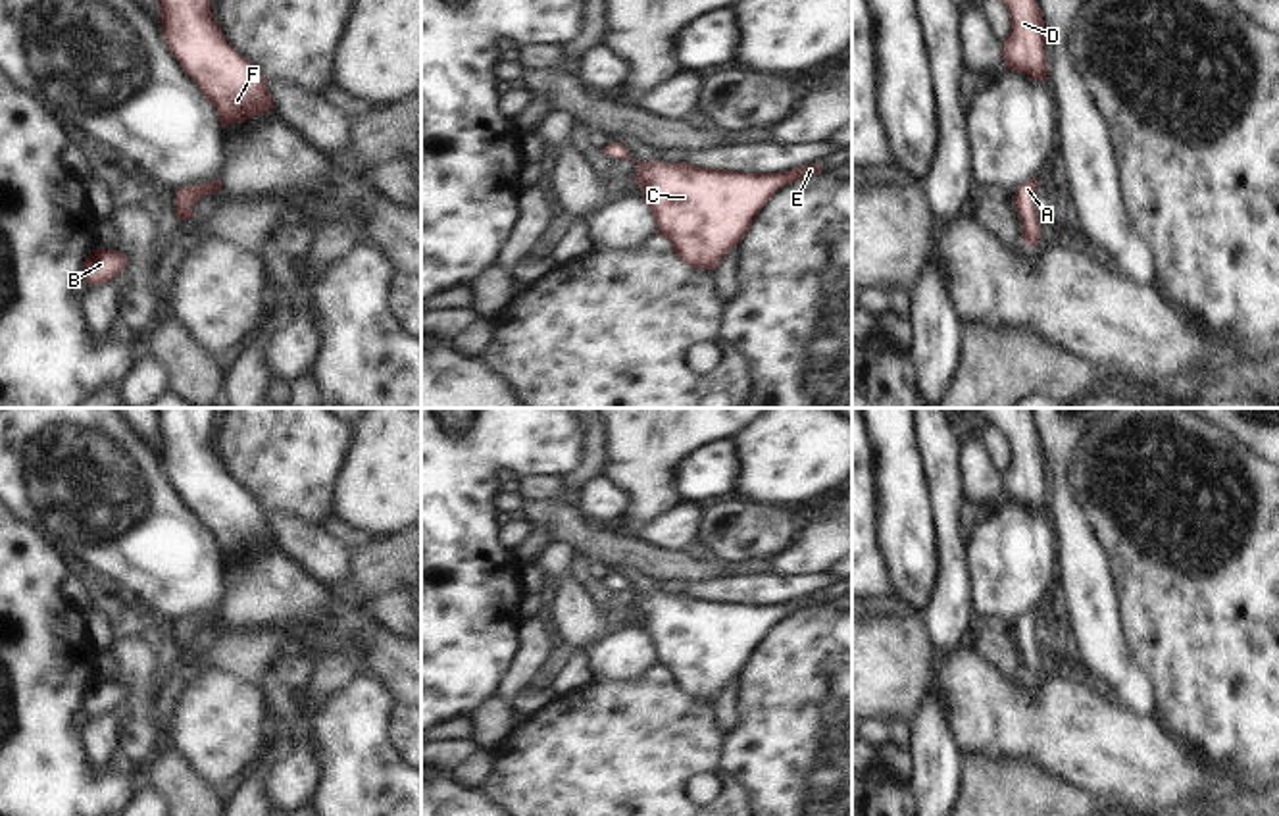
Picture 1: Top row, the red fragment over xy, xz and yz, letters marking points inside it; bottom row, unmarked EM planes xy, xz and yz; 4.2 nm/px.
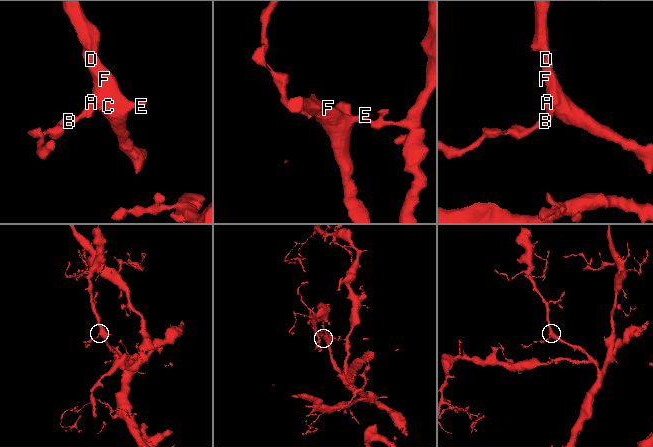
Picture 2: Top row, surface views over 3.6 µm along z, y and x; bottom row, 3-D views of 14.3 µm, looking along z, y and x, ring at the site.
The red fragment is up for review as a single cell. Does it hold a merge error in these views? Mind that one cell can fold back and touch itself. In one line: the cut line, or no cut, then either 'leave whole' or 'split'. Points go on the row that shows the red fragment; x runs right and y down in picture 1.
no cut | leave whole

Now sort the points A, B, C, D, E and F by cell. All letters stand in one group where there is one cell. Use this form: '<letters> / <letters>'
A B C D E F

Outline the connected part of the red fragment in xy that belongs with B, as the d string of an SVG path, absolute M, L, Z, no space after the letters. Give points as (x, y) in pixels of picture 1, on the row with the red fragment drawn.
M96 248L81 266L79 279L96 287L112 281L127 266L125 254L117 250Z

